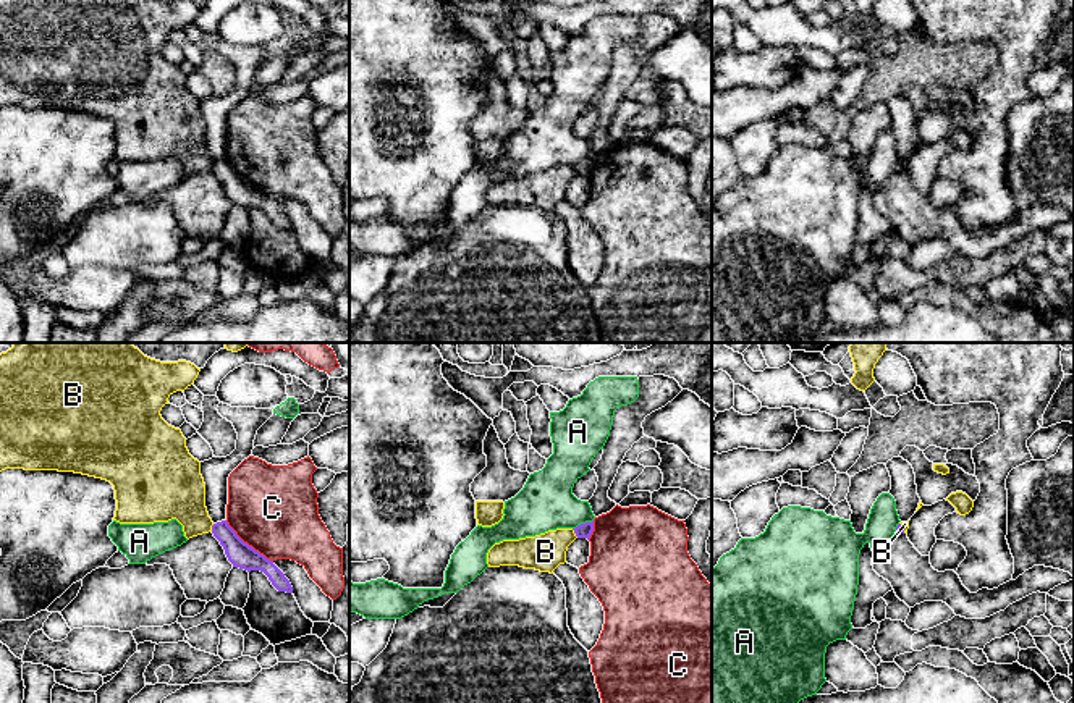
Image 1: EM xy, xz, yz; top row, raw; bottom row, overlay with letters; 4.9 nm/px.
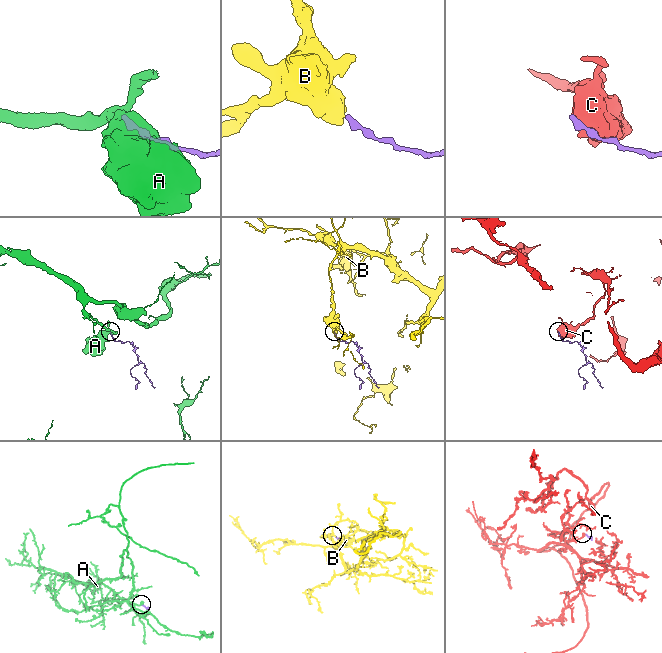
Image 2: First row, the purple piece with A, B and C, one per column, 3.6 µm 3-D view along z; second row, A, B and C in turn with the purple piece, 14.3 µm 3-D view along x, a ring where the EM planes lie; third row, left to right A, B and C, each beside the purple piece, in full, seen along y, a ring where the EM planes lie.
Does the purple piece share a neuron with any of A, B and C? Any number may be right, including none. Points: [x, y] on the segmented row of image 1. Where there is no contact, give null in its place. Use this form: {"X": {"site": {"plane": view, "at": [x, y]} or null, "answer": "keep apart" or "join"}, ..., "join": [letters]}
{"A": {"site": {"plane": "xz", "at": [583, 524]}, "answer": "keep apart"}, "B": {"site": {"plane": "xz", "at": [575, 532]}, "answer": "keep apart"}, "C": {"site": {"plane": "xy", "at": [246, 543]}, "answer": "keep apart"}, "join": []}

